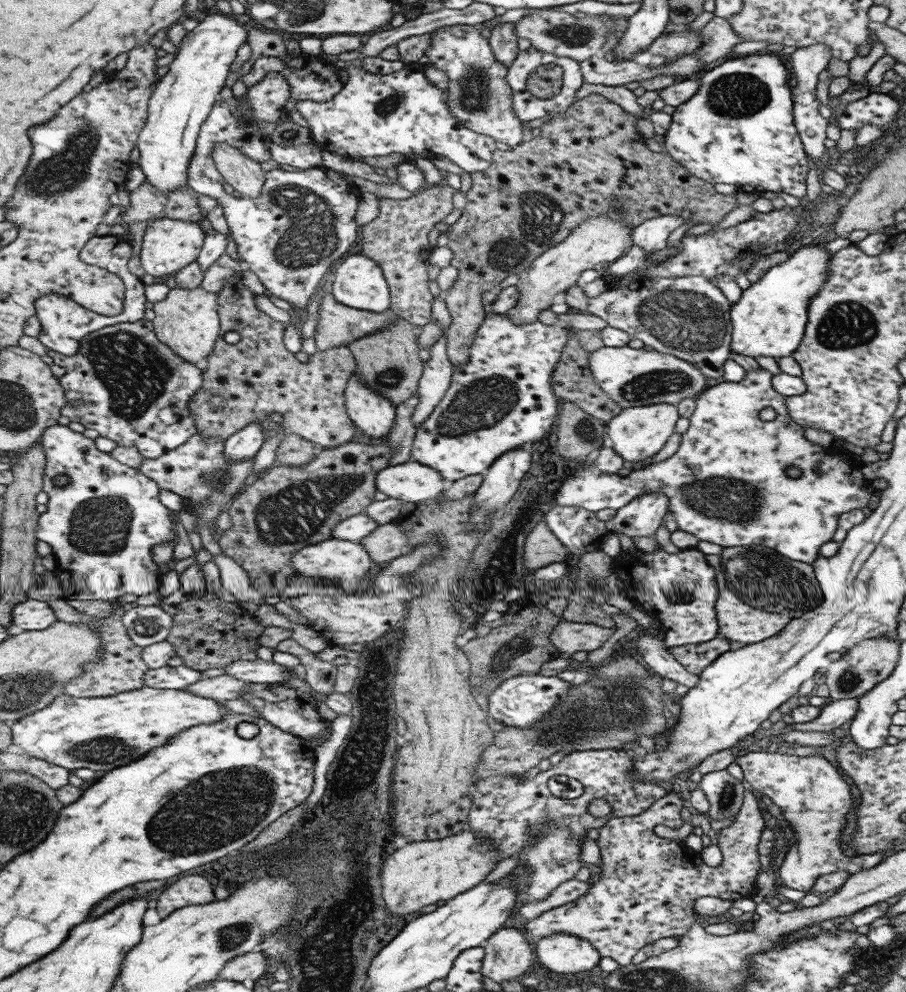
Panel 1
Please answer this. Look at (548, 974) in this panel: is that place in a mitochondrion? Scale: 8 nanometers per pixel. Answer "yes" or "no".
no

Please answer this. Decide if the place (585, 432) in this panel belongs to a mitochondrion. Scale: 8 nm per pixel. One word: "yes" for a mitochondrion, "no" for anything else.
yes

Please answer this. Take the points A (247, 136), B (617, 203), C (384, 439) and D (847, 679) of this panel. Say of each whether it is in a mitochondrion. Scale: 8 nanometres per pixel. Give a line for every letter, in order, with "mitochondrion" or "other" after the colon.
A: other
B: mitochondrion
C: other
D: mitochondrion

